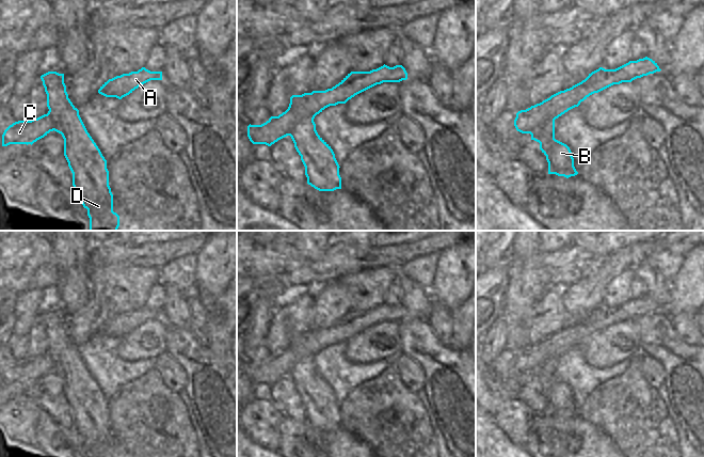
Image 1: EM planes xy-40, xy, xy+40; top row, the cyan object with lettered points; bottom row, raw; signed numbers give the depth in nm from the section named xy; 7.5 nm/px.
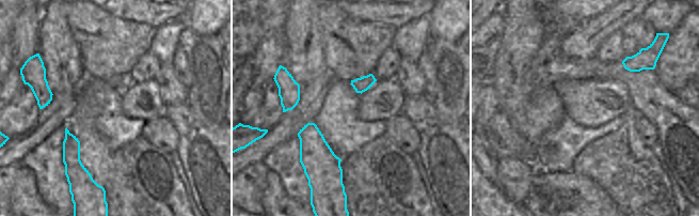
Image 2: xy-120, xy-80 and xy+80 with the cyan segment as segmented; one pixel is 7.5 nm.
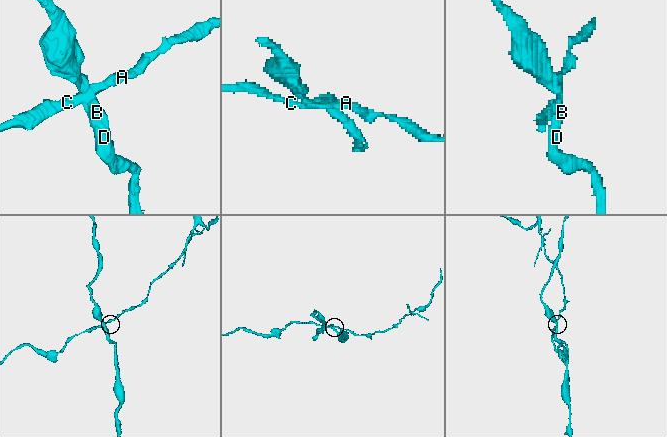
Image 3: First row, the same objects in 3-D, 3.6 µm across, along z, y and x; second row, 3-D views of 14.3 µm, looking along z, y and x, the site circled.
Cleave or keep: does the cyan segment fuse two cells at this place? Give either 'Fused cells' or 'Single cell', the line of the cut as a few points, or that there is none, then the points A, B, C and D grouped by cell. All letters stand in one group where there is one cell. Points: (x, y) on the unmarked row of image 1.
Fused cells. Split along xy (288, 346), (296, 355), (296, 366), (290, 374). Groups: A C / B D

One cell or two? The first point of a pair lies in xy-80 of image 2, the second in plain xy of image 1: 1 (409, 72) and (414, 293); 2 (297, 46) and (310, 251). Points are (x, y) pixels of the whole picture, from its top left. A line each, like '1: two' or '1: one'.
1: one
2: one

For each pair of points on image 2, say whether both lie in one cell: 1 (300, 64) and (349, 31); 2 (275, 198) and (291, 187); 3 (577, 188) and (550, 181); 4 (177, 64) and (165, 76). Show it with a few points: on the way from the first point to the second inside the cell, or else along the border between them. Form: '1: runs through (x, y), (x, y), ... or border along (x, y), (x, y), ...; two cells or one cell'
1: border along (318, 24), (322, 59), (328, 68); two cells
2: border along (271, 170), (290, 197), (308, 201); two cells
3: runs through (571, 188), (556, 187); one cell
4: border along (171, 65), (186, 89); two cells

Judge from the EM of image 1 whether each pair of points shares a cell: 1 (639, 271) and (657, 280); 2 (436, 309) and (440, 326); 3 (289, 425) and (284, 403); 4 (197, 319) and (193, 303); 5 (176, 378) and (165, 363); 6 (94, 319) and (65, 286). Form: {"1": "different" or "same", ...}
{"1": "same", "2": "same", "3": "different", "4": "same", "5": "same", "6": "different"}

